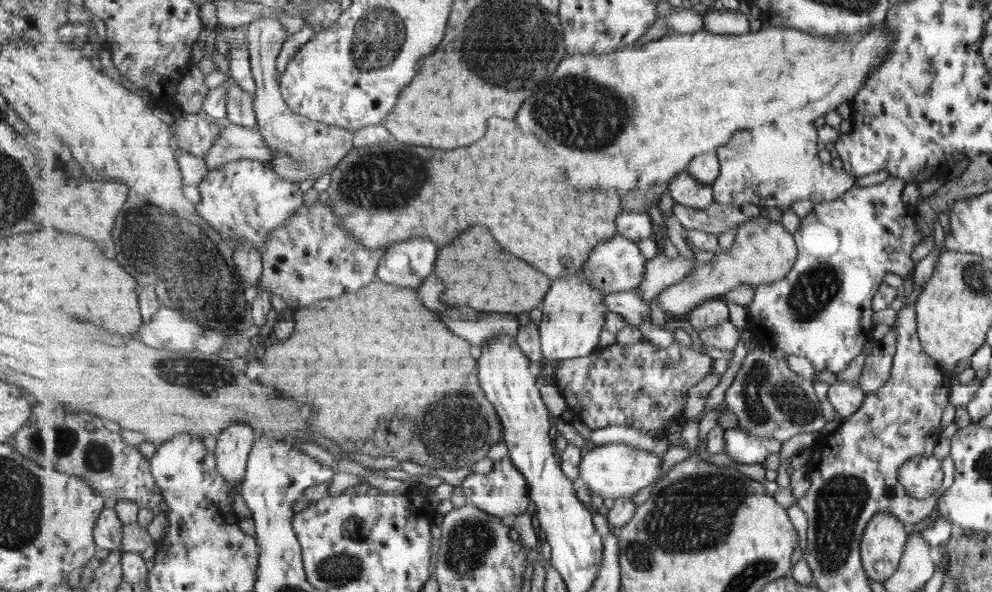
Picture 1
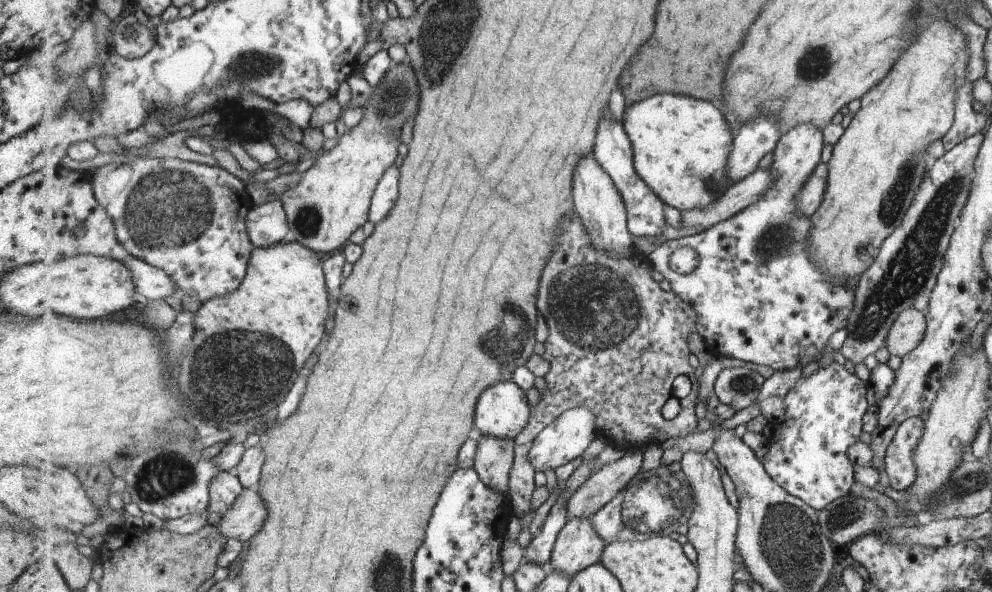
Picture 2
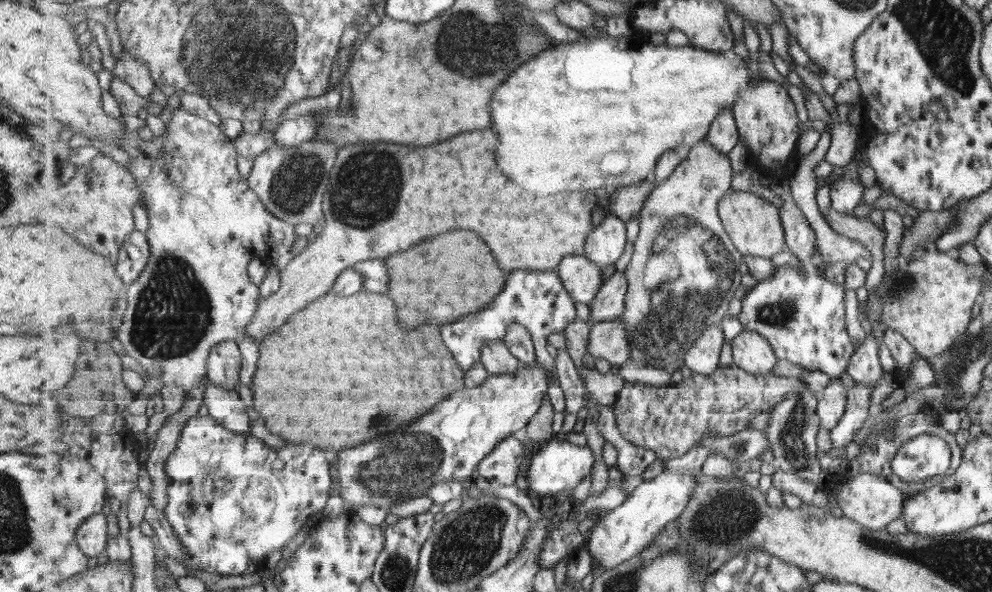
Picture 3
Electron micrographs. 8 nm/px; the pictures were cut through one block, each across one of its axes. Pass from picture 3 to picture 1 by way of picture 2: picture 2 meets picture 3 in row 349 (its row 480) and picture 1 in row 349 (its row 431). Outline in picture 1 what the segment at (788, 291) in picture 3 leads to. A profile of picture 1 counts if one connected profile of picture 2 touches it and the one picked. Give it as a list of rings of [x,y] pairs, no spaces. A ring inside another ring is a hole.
[[[888,176],[886,181],[877,183],[877,185],[861,187],[854,185],[841,198],[827,203],[820,203],[814,207],[813,212],[806,218],[802,219],[801,227],[794,234],[796,243],[798,244],[798,260],[794,270],[783,280],[773,282],[773,284],[763,284],[756,288],[755,298],[748,307],[750,312],[749,328],[752,330],[756,338],[773,337],[777,341],[777,347],[784,351],[787,355],[797,355],[811,360],[817,370],[829,370],[837,373],[843,372],[859,354],[867,344],[867,340],[873,339],[873,330],[875,330],[875,314],[873,298],[877,294],[881,284],[885,282],[887,274],[894,274],[901,278],[907,278],[914,270],[915,262],[911,262],[911,252],[915,246],[922,243],[922,233],[919,230],[919,224],[913,220],[913,216],[909,214],[909,208],[901,210],[901,190],[903,190],[903,179],[895,176]]]

